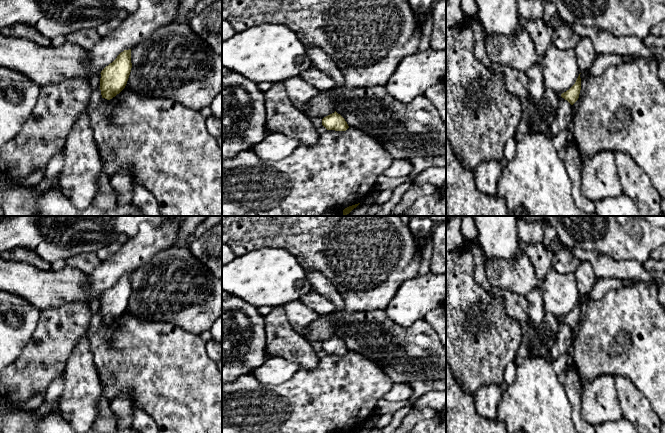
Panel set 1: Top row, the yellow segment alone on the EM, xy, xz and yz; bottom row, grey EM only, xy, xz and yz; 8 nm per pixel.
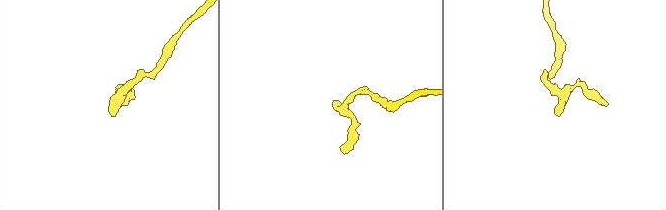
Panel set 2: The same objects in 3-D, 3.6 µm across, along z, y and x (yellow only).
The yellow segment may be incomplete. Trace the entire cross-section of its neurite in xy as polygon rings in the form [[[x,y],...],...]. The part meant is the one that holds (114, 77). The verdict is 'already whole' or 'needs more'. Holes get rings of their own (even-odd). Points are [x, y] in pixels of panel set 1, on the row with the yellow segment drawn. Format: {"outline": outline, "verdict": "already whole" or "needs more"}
{"outline": [[[129,49],[121,52],[112,63],[101,71],[102,98],[110,100],[125,88],[131,68],[131,49]]], "verdict": "already whole"}

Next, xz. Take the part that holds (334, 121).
{"outline": [[[336,111],[322,119],[322,125],[327,130],[346,131],[349,126],[345,119]]], "verdict": "already whole"}

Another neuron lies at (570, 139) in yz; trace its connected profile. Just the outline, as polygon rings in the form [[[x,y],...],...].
[[[584,80],[583,82],[581,82],[581,90],[580,90],[580,94],[579,94],[579,98],[578,100],[572,105],[572,118],[571,121],[567,127],[567,131],[568,131],[568,136],[567,136],[567,145],[566,147],[570,146],[570,145],[574,145],[574,137],[573,137],[573,128],[574,128],[574,122],[573,122],[573,118],[579,108],[579,105],[581,103],[581,99],[585,93],[587,87],[587,81]]]

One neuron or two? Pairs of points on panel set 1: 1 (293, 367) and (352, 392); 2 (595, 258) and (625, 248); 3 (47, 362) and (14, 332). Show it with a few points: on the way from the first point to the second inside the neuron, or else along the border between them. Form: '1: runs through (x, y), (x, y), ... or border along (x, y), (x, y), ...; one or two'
1: border along (301, 368), (280, 383); two
2: border along (583, 249), (603, 253), (616, 260), (629, 260); two
3: border along (37, 322), (37, 327), (21, 354), (12, 362); two

